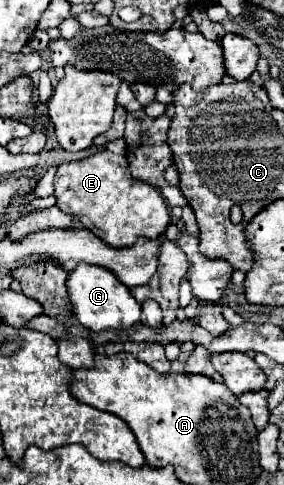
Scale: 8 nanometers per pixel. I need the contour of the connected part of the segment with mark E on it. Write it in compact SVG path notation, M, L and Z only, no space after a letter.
M100 150L78 162L60 164L54 176L56 206L62 212L78 216L82 222L90 222L90 228L106 244L114 248L132 246L138 236L158 238L170 226L170 210L148 182L136 180L128 172L126 156L116 156L110 150Z

